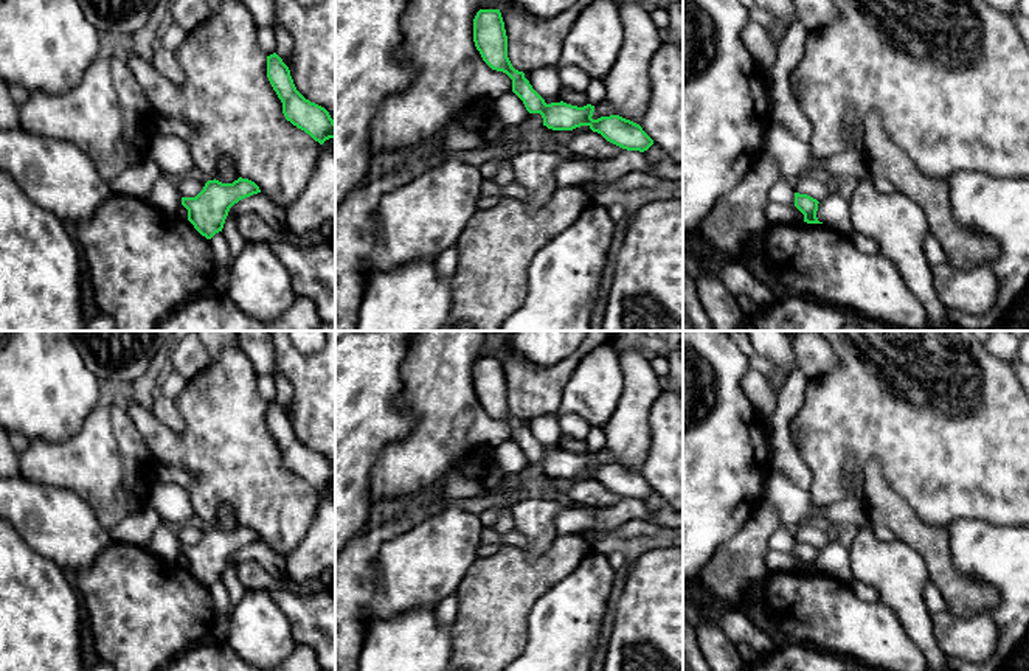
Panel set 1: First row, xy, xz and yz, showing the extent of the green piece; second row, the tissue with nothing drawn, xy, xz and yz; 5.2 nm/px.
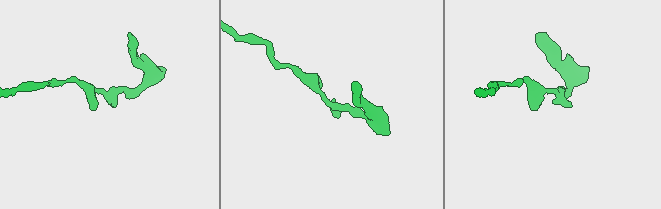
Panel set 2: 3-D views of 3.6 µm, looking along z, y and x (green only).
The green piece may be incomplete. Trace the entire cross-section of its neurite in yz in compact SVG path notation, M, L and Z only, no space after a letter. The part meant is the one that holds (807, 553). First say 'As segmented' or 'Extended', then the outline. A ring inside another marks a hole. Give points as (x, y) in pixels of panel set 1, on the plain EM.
As segmented. M795 541L795 555L804 562L804 570L807 572L823 572L816 565L818 548L807 544Z

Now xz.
As segmented. M480 357L473 367L473 390L483 409L512 427L512 440L523 449L529 461L540 461L543 474L553 478L573 478L588 474L607 489L627 499L647 499L653 488L643 475L619 463L593 468L594 454L571 454L563 449L546 452L532 436L523 419L512 415L508 405L508 384L500 357Z

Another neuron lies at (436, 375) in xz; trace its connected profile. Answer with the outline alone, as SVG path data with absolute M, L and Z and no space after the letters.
M414 331L408 354L400 365L399 409L417 416L413 430L400 441L386 444L377 455L369 491L379 506L383 500L419 494L442 477L473 447L497 447L512 438L512 427L492 418L473 390L473 367L480 359L487 331Z

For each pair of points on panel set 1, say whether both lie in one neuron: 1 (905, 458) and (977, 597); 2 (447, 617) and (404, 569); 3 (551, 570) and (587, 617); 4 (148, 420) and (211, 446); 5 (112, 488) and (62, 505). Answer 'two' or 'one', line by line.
1: two
2: two
3: two
4: one
5: two

